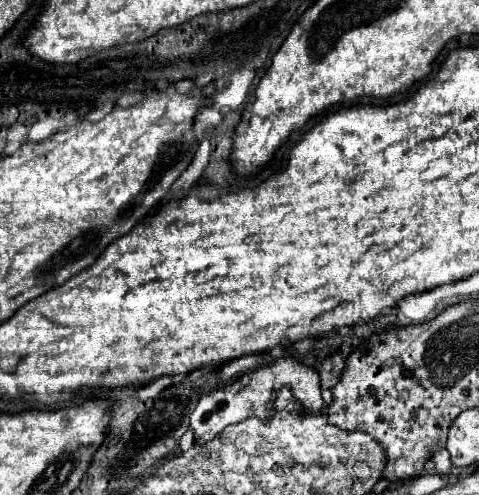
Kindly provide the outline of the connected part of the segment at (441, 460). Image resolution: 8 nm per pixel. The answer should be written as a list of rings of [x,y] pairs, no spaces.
[[[446,450],[434,452],[432,460],[434,460],[434,464],[436,464],[436,472],[440,472],[440,474],[448,474],[448,472],[450,472],[452,462],[450,462],[450,454],[448,454]]]

